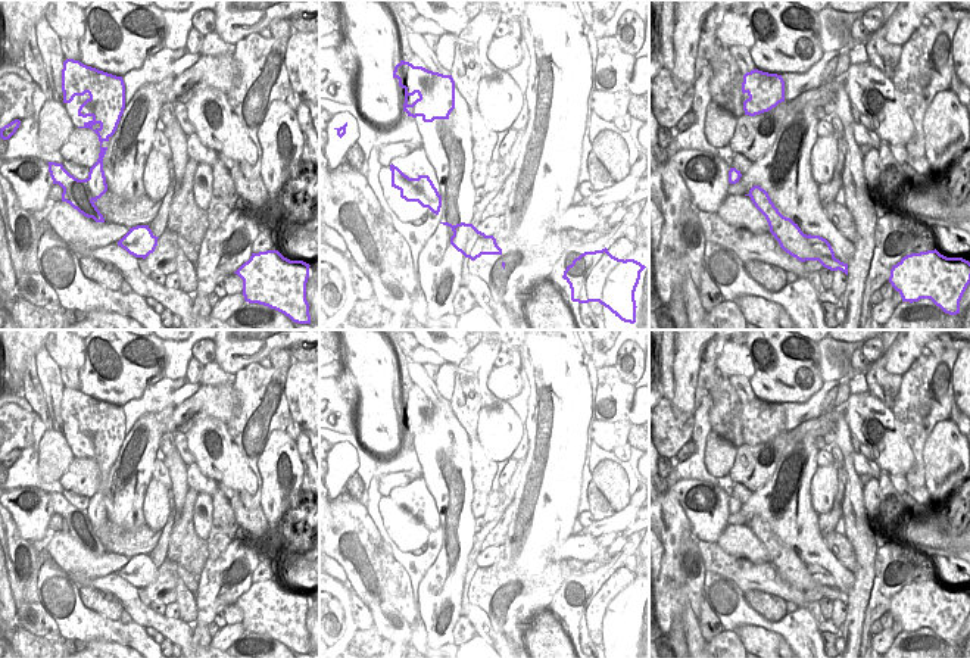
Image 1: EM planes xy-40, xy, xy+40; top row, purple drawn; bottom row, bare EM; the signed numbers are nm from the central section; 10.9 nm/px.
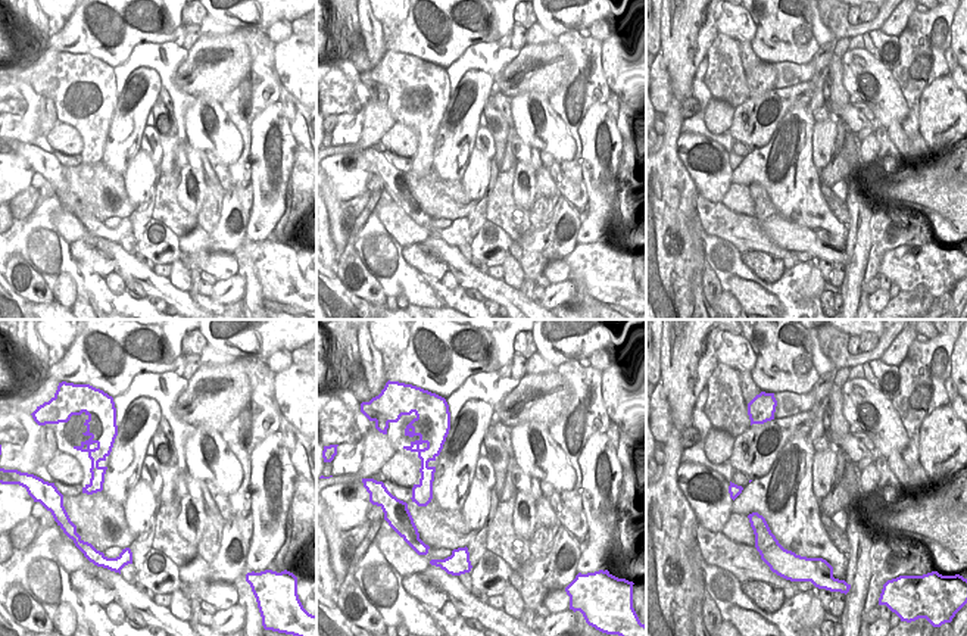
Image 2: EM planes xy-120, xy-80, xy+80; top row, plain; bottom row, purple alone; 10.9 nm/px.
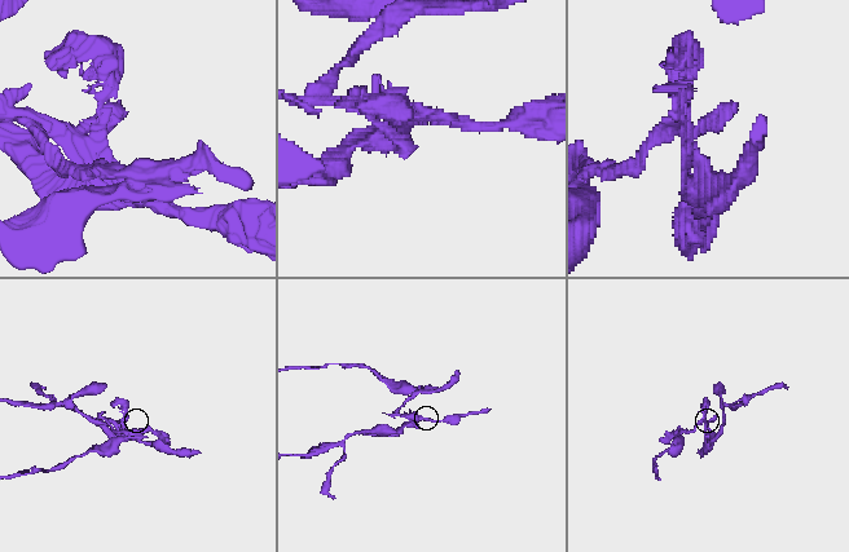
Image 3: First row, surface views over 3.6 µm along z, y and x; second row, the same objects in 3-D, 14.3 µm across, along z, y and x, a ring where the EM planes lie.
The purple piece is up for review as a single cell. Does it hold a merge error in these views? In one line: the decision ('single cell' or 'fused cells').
fused cells

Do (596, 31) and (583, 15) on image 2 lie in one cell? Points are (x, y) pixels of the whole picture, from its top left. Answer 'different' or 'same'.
different

